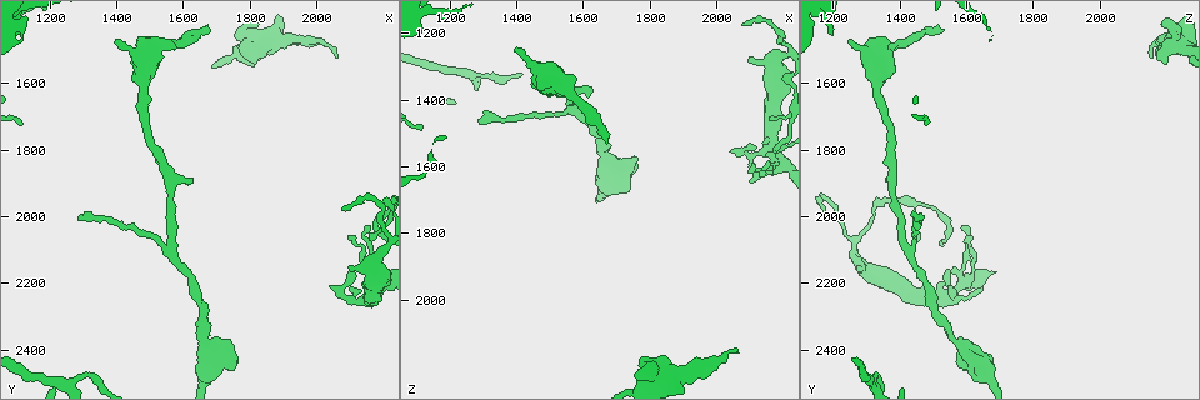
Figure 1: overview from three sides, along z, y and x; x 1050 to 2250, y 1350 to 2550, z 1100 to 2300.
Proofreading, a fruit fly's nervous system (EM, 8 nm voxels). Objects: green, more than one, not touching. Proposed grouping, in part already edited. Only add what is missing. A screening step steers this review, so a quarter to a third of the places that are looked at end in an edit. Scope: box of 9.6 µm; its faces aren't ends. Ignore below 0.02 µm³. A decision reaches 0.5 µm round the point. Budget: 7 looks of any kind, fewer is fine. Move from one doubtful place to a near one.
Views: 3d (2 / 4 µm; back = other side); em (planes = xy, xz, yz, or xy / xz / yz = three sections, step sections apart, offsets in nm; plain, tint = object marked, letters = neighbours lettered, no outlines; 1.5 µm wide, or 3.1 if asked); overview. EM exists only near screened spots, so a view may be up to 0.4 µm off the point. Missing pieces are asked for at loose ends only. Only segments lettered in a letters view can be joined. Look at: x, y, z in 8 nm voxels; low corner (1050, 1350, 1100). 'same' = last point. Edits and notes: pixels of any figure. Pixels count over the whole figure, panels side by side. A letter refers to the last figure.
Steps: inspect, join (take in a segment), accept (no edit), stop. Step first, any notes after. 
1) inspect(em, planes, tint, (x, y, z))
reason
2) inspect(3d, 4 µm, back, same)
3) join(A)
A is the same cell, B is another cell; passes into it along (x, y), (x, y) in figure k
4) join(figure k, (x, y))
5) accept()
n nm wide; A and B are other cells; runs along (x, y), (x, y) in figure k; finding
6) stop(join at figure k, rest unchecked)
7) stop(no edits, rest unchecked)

inspect(em, planes, letters, (1630, 1890, 1370))
an open end

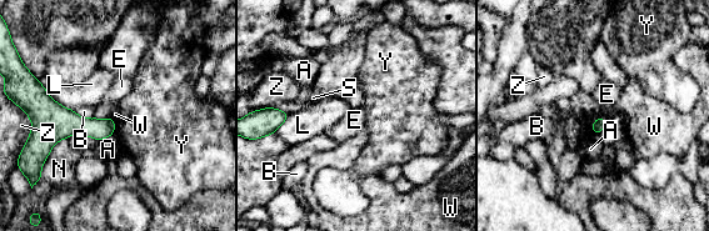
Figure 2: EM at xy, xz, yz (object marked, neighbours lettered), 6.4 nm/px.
accept()
A, B, E, L, N, S, W, Y and Z are other cells; border along (113, 117), (115, 132) in figure 2; no lettered segment goes on from it

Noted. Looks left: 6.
inspect(em, planes, letters, (1670, 1440, 1530))
an open end

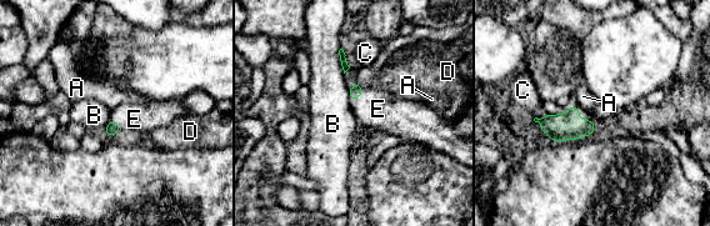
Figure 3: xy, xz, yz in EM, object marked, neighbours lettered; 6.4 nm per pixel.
join(E)
E is the same cell, A, B, C and D are other cells; passes into it along (566, 126), (579, 119), (584, 114) in figure 3; the neuron continues

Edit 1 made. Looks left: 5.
inspect(em, planes, letters, (2090, 2150, 1270))

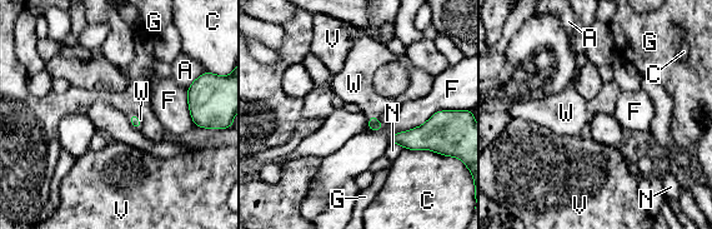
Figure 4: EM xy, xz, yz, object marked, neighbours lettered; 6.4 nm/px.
join(W)
W is the same cell, A, C, F, G, N and V are other cells; passes into it along (374, 124), (372, 115), (354, 84) in figure 4; it goes on there

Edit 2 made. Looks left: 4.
stop(join at figure 3, join at figure 4, rest unchecked)

